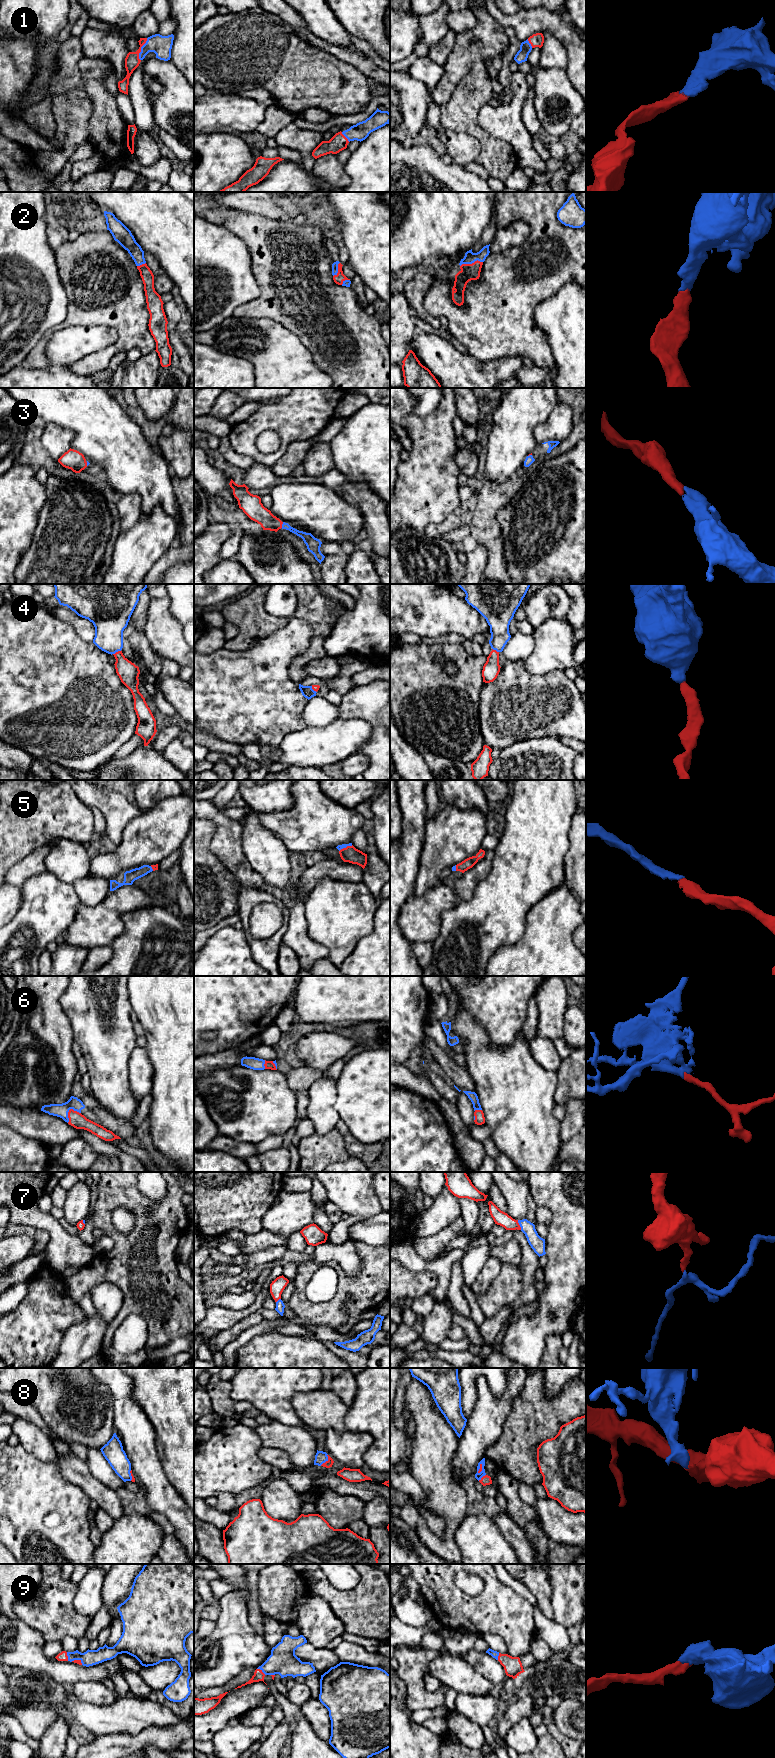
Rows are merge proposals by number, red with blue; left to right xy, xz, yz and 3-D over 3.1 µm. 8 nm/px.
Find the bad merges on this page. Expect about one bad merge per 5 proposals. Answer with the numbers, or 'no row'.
no row

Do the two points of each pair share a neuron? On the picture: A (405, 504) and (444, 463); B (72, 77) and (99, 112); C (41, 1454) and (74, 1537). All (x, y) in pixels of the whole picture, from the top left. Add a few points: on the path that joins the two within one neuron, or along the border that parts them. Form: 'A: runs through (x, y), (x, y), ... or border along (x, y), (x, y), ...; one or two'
A: runs through (415, 494), (434, 473); one
B: runs through (82, 83), (99, 99), (99, 102); one
C: border along (24, 1449), (39, 1461), (53, 1463); two

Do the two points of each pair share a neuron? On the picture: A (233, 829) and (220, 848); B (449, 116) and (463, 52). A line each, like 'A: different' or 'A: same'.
A: same
B: different

